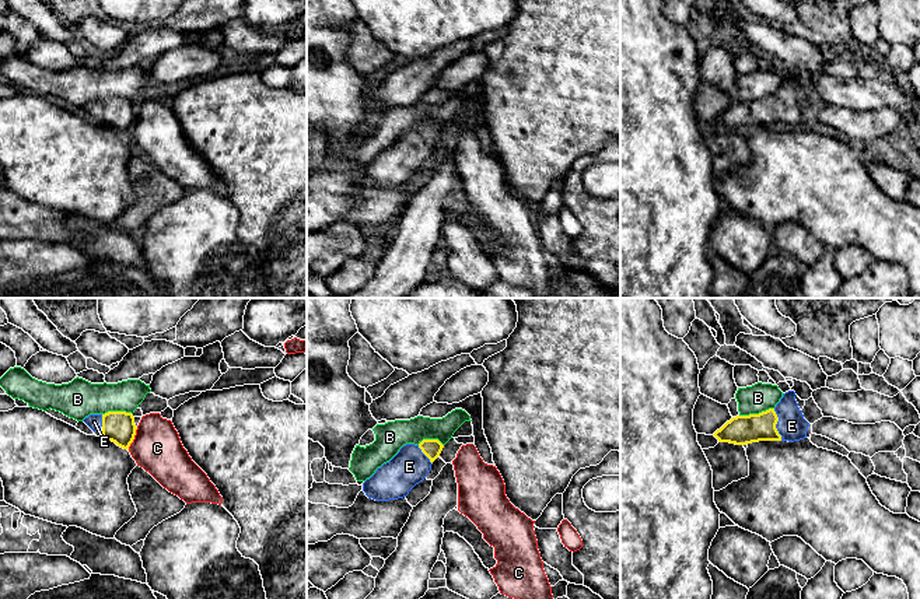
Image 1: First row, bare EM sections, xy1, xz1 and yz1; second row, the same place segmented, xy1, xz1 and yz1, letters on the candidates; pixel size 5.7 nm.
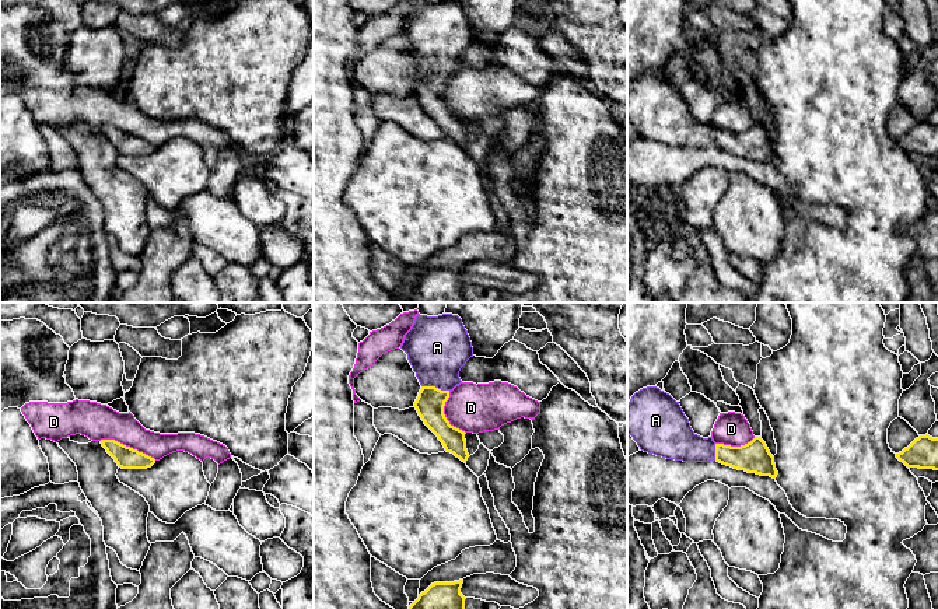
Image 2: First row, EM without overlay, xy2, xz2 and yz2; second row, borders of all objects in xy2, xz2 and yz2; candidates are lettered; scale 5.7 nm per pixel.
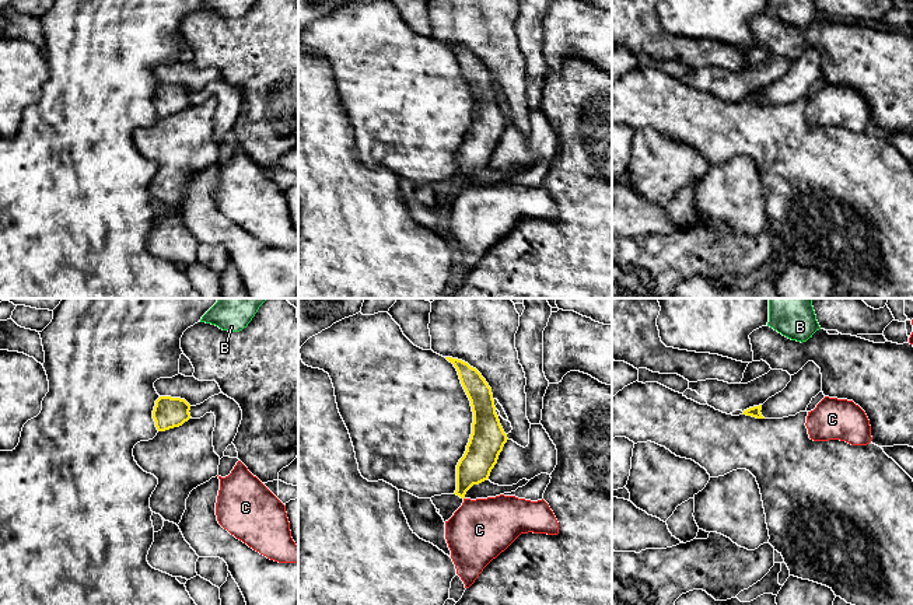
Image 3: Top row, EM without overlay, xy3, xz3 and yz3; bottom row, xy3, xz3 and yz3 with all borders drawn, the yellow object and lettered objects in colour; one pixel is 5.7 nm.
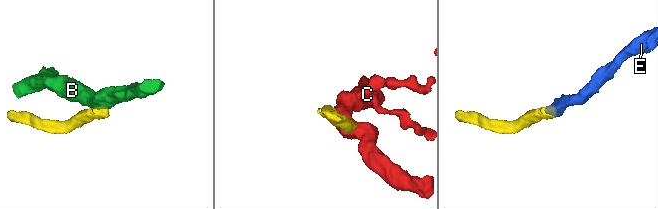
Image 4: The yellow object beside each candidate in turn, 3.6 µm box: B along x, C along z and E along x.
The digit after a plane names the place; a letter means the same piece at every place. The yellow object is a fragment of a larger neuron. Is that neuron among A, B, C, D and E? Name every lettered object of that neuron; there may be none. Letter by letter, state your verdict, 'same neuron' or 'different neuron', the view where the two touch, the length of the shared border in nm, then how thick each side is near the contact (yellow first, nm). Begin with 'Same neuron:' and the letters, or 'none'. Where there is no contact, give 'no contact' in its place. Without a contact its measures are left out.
Same neuron: A, E
A: same neuron; contact in xz2; length 160 nm; calibres 160 and 360 nm
B: different neuron; contact in yz1; length 200 nm; calibres 170 and 160 nm
C: different neuron; contact in xy1; length 150 nm; calibres 180 and 280 nm
D: different neuron; contact in xy2; length 340 nm; calibres 130 and 220 nm
E: same neuron; contact in yz1; length 190 nm; calibres 170 and 170 nm

